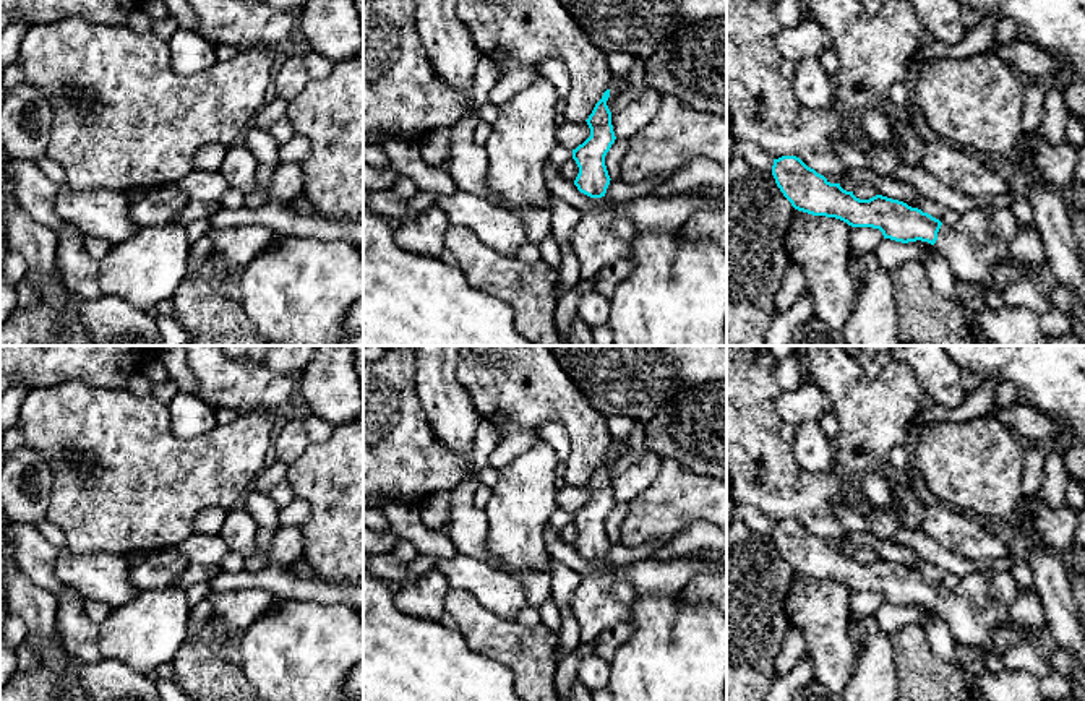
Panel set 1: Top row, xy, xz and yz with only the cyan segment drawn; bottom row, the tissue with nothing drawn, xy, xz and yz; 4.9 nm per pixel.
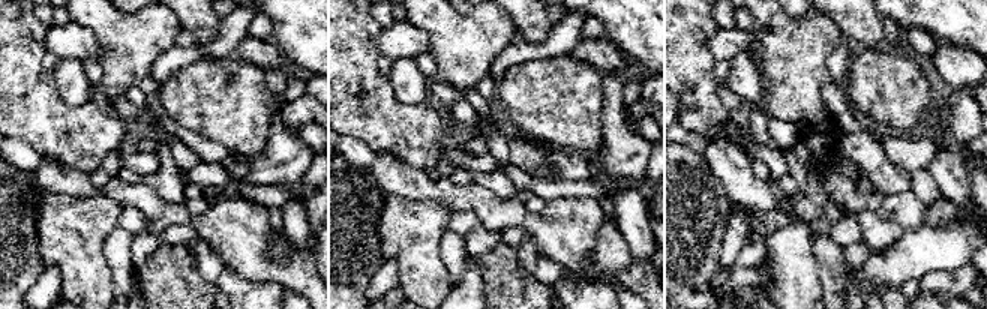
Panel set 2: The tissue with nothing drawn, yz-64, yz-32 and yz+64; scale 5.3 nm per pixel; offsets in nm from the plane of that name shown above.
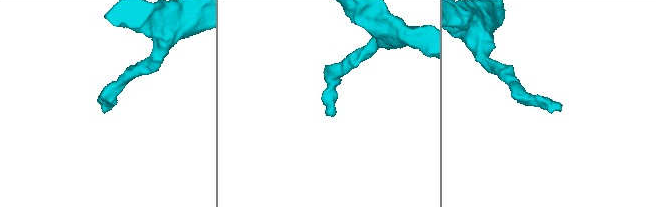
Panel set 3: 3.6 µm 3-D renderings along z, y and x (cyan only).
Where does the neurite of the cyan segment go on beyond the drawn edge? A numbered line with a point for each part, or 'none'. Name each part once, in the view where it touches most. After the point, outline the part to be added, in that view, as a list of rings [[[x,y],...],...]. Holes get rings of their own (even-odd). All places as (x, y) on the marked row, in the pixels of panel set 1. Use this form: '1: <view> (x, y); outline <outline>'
1: yz (980, 240); outline [[[1009,208],[970,209],[960,216],[955,226],[941,226],[934,248],[949,261],[955,277],[991,284],[996,266],[1012,258],[1010,242],[1017,237],[1019,226]]]

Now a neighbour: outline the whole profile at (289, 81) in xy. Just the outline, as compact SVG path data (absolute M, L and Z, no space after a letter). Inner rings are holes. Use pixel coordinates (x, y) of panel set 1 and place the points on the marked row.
M302 55L287 57L282 68L272 75L272 96L284 101L295 99L310 78Z

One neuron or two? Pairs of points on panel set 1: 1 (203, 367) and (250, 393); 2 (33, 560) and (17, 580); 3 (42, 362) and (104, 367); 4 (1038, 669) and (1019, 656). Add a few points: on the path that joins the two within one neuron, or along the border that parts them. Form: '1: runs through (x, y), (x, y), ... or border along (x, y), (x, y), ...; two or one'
1: runs through (214, 372), (224, 382), (239, 383); one
2: border along (17, 563), (36, 584), (54, 594); two
3: runs through (57, 362), (90, 362); one
4: runs through (1033, 664), (1024, 656); one

